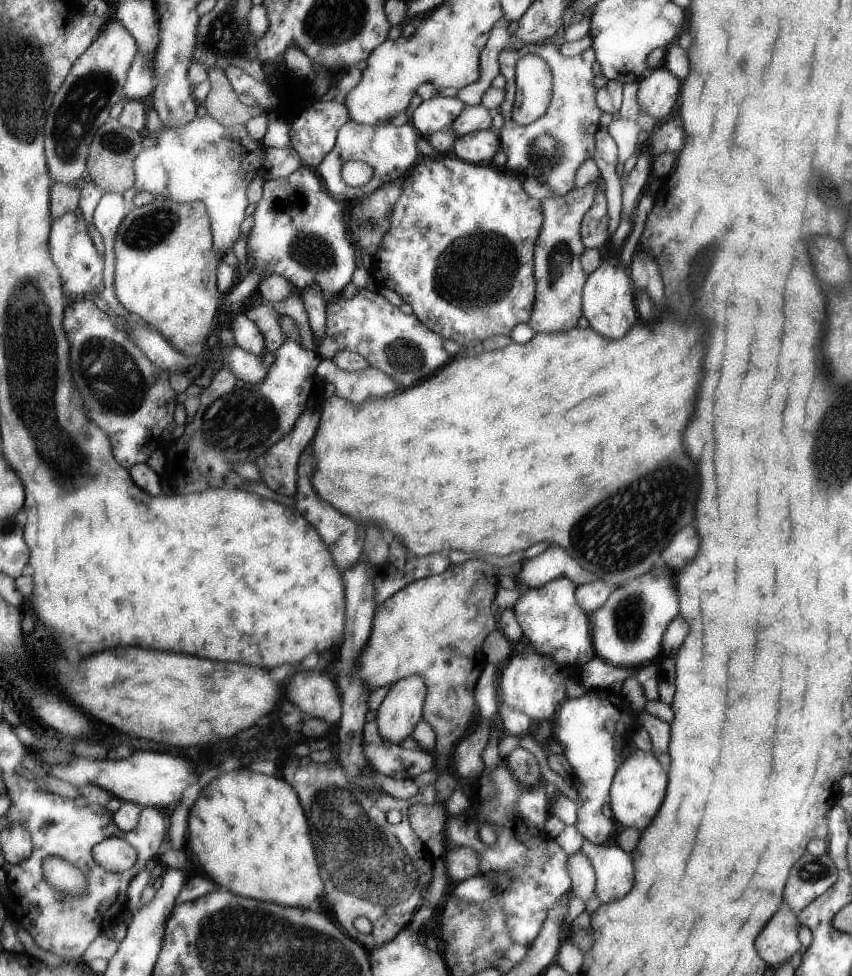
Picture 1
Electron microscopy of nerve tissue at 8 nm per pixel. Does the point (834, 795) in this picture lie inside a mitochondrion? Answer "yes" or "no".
no

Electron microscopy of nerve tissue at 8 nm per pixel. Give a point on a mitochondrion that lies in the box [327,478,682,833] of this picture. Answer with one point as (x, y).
(627, 614)

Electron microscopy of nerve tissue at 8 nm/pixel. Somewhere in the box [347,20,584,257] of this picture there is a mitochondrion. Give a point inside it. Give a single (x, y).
(546, 152)

